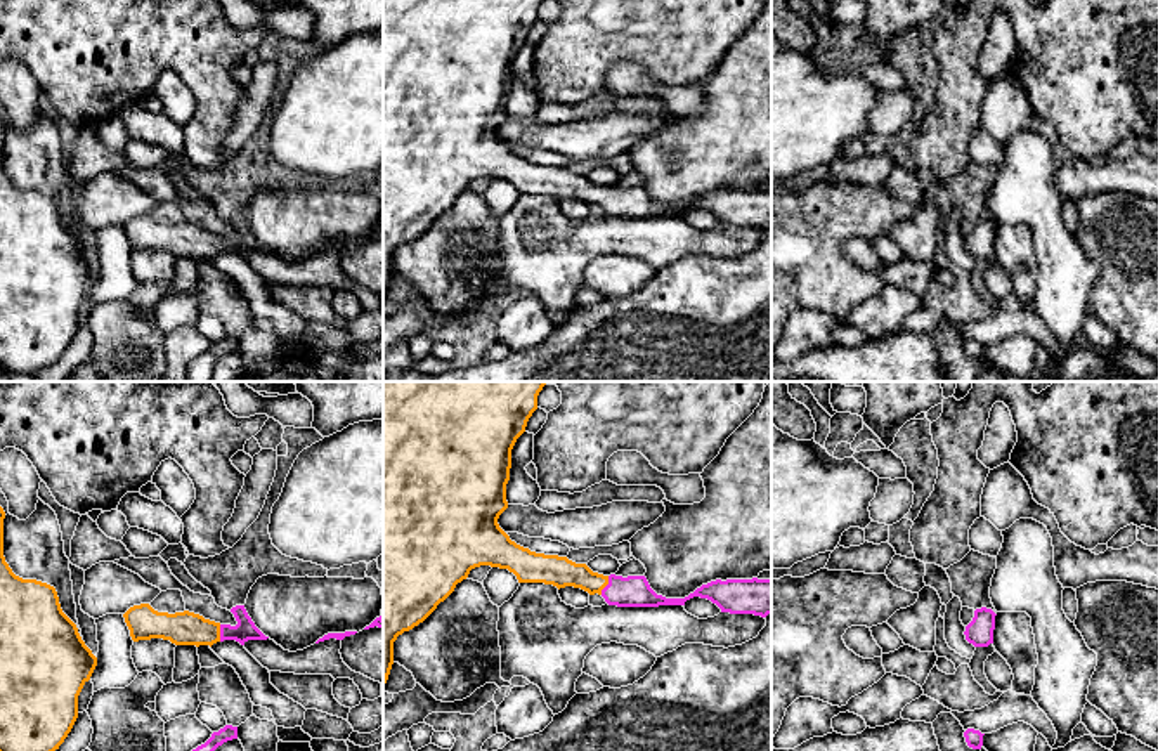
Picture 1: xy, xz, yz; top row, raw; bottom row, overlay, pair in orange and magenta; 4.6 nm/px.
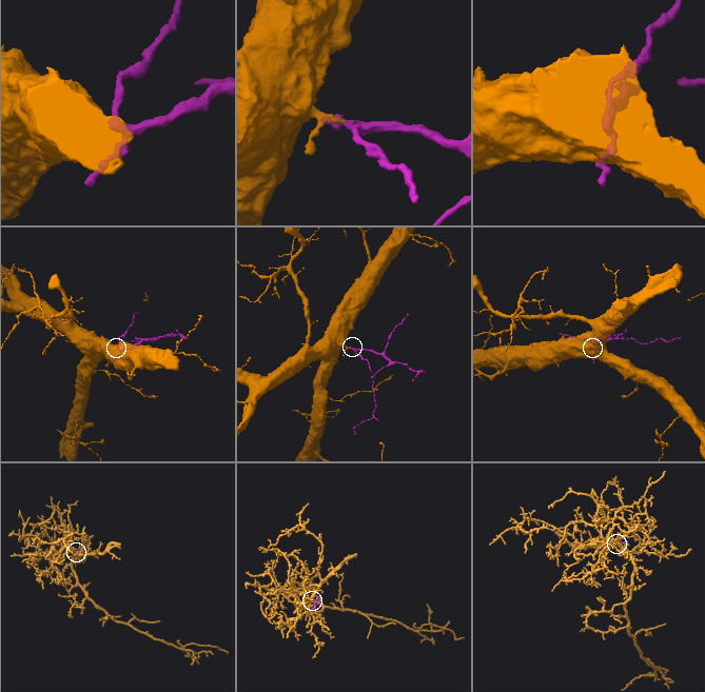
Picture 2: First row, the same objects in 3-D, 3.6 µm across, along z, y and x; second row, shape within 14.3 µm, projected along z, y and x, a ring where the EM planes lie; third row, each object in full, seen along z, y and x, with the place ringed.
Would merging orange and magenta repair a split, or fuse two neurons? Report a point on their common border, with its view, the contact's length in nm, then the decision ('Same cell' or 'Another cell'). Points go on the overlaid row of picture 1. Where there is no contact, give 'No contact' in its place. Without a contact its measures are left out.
Touches orange at xz (605, 585). Shared border 100 nm. Same cell

